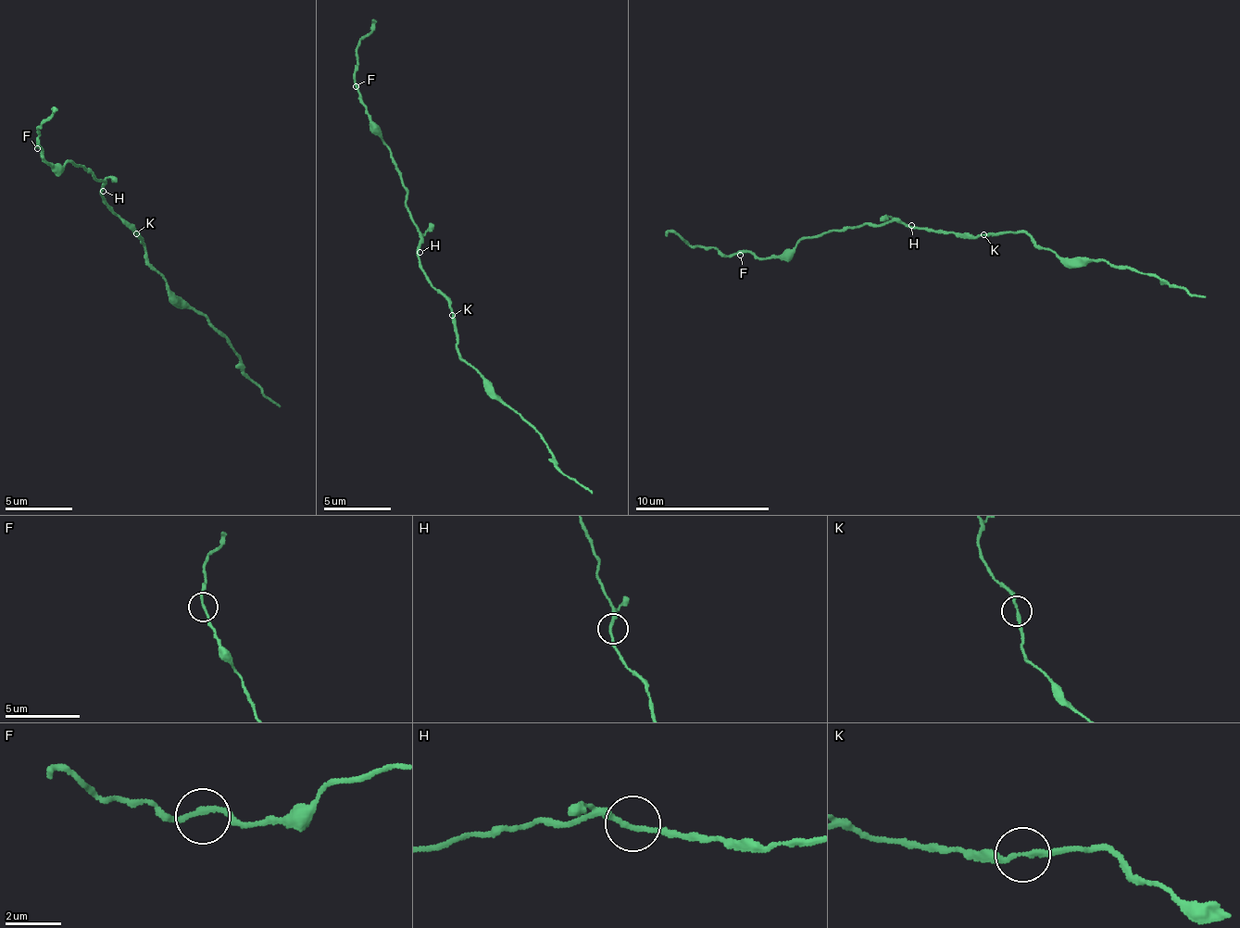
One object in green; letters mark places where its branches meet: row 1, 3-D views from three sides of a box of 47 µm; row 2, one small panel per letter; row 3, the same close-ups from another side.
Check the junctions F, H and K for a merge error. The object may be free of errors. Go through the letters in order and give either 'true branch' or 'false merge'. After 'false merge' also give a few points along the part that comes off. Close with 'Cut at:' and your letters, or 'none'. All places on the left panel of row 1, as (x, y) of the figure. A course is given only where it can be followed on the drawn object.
F: true branch
H: true branch
K: true branch
Cut at: none

